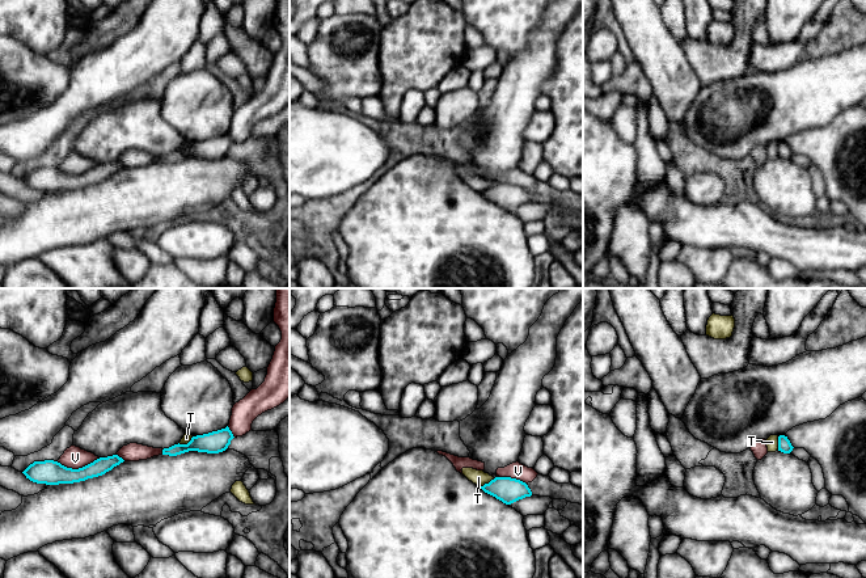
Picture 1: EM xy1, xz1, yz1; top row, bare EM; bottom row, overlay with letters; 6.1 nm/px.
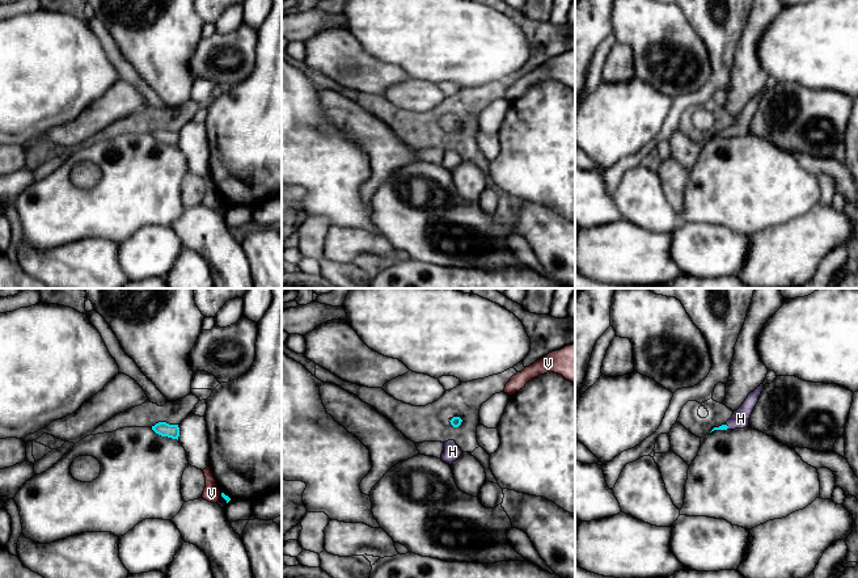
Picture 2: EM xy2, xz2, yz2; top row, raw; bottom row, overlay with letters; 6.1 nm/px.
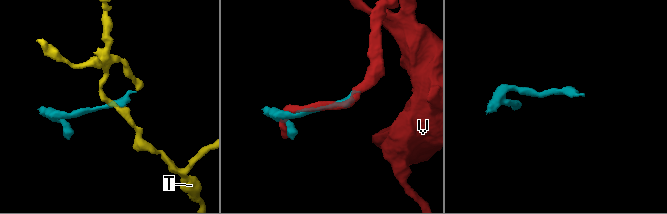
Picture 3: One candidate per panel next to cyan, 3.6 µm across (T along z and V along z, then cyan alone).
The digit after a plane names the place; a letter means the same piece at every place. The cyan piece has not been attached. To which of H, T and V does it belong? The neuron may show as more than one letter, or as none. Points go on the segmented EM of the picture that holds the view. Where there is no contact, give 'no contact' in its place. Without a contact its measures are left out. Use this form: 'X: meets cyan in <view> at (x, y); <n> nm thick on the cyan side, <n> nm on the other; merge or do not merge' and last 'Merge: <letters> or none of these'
H: meets cyan in yz2 at (727, 426); 30 nm thick on the cyan side, 110 nm on the other; merge
T: meets cyan in xz1 at (486, 484); 160 nm thick on the cyan side, 90 nm on the other; do not merge
V: meets cyan in xy1 at (79, 468); 150 nm thick on the cyan side, 140 nm on the other; do not merge
Merge: H

